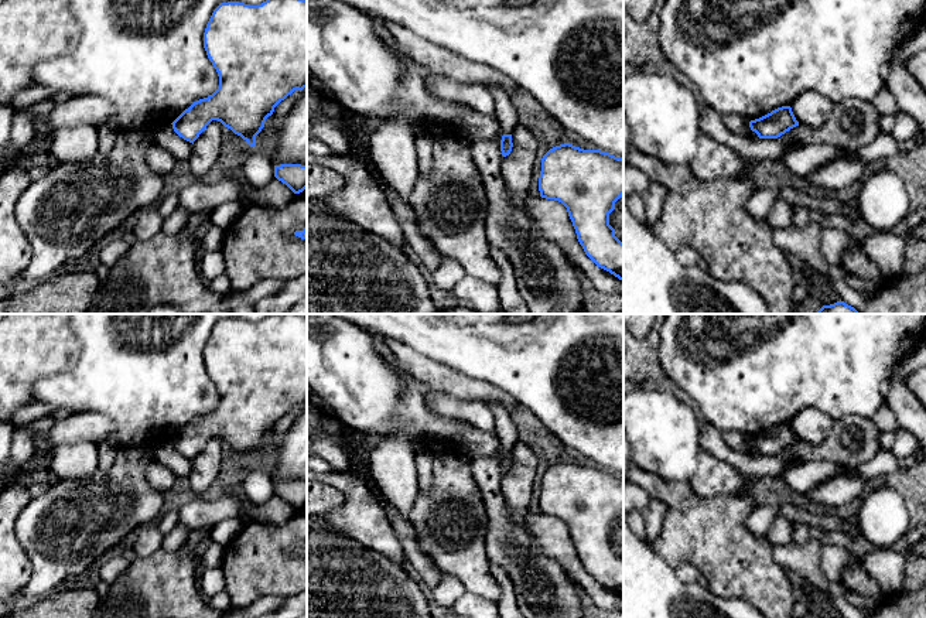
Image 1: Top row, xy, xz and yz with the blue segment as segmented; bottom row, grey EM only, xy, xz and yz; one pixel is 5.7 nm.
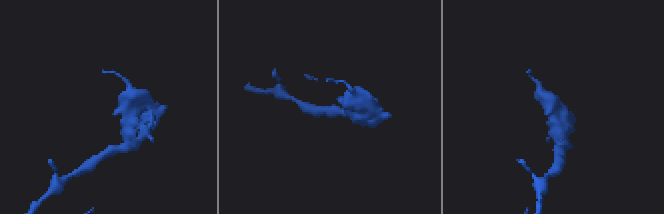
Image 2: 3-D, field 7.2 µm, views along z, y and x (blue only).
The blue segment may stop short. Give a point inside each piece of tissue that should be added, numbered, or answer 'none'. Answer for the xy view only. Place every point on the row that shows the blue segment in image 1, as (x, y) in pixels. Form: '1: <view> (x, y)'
none

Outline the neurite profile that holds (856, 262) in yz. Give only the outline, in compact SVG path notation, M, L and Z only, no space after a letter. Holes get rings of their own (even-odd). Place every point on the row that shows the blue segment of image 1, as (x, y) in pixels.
M857 245L843 255L841 266L851 276L865 280L871 287L885 281L881 269Z

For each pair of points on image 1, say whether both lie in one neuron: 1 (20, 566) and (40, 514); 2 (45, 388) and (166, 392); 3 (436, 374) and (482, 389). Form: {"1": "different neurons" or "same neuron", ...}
{"1": "different neurons", "2": "same neuron", "3": "same neuron"}

